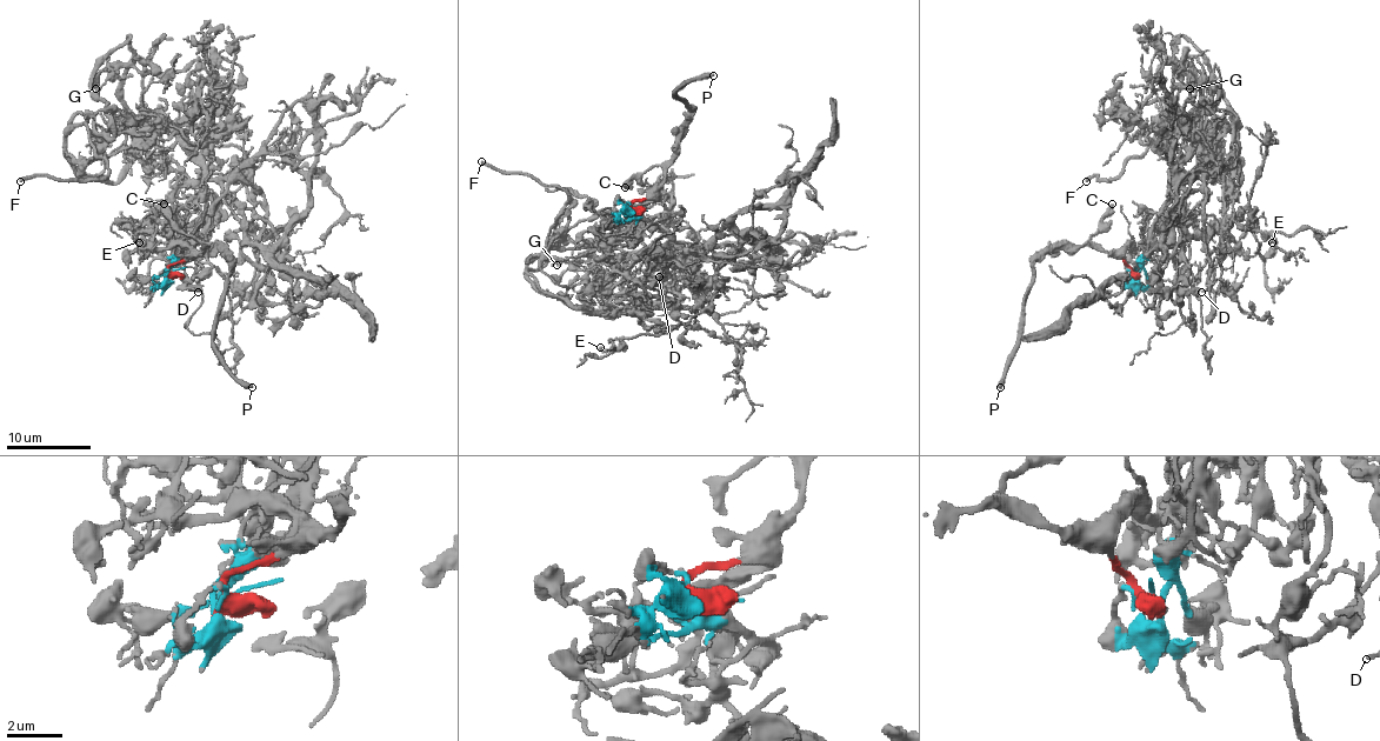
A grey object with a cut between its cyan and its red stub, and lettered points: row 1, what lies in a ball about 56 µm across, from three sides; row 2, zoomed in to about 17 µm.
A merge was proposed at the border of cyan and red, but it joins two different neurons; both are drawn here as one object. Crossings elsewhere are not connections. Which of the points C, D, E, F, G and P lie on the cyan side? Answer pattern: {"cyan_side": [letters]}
{"cyan_side": ["D", "E", "F", "G"]}

